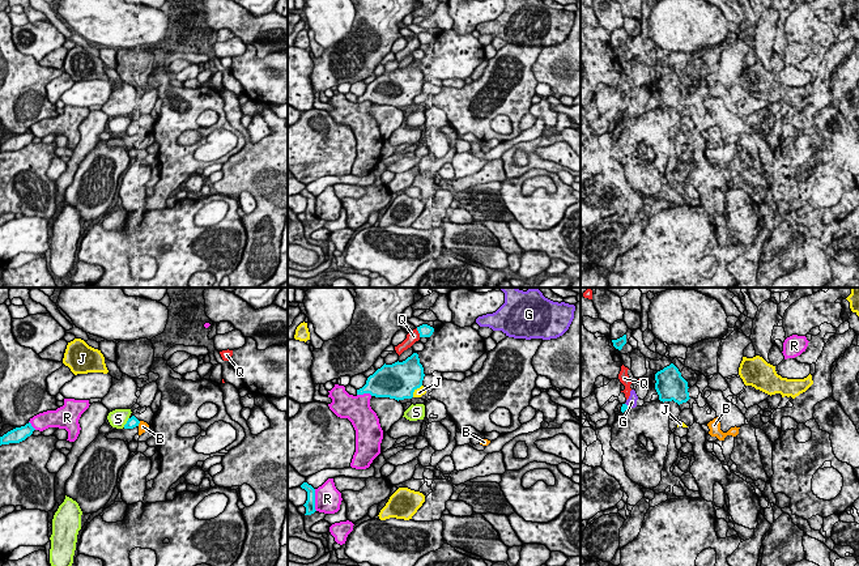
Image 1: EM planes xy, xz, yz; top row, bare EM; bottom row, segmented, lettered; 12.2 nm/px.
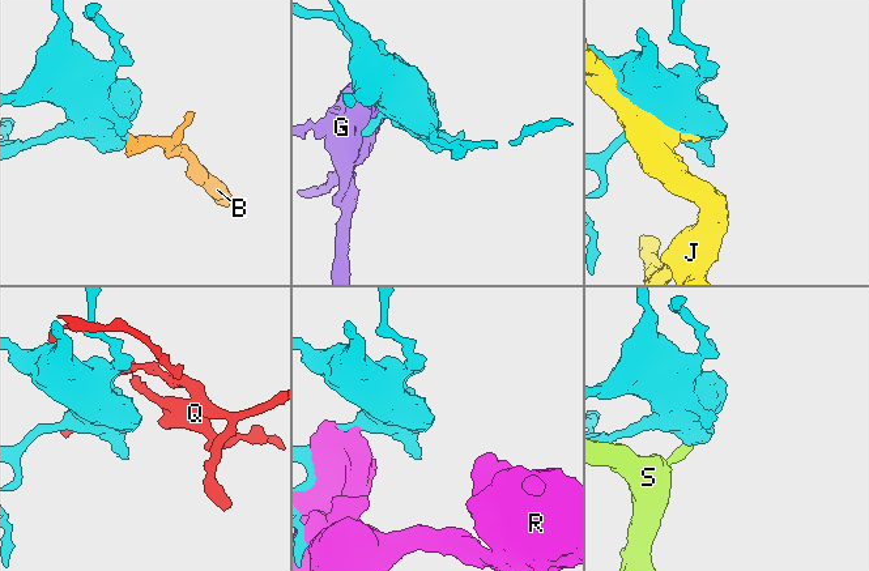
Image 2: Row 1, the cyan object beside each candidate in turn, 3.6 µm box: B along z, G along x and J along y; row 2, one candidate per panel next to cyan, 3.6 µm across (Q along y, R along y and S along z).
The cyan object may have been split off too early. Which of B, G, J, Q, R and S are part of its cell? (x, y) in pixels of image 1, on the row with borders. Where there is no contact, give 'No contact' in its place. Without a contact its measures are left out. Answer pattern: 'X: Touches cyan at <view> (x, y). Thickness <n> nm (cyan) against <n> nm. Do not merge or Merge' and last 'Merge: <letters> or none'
B: Touches cyan at xy (139, 422). Thickness 130 nm (cyan) against 120 nm. Merge
G: Touches cyan at yz (626, 405). Thickness 70 nm (cyan) against 130 nm. Do not merge
J: Touches cyan at xz (413, 391). Thickness 440 nm (cyan) against 120 nm. Do not merge
Q: Touches cyan at xz (419, 332). Thickness 160 nm (cyan) against 140 nm. Do not merge
R: Touches cyan at xz (314, 499). Thickness 130 nm (cyan) against 320 nm. Do not merge
S: Touches cyan at xy (127, 422). Thickness 130 nm (cyan) against 220 nm. Do not merge
Merge: B

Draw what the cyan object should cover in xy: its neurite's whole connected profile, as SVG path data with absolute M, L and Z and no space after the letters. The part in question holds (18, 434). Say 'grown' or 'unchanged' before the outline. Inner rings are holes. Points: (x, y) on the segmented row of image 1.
unchanged; M26 424L25 426L16 427L3 437L0 437L0 446L1 444L9 444L9 443L20 443L25 441L27 437L33 434L35 429L31 426L31 424Z

